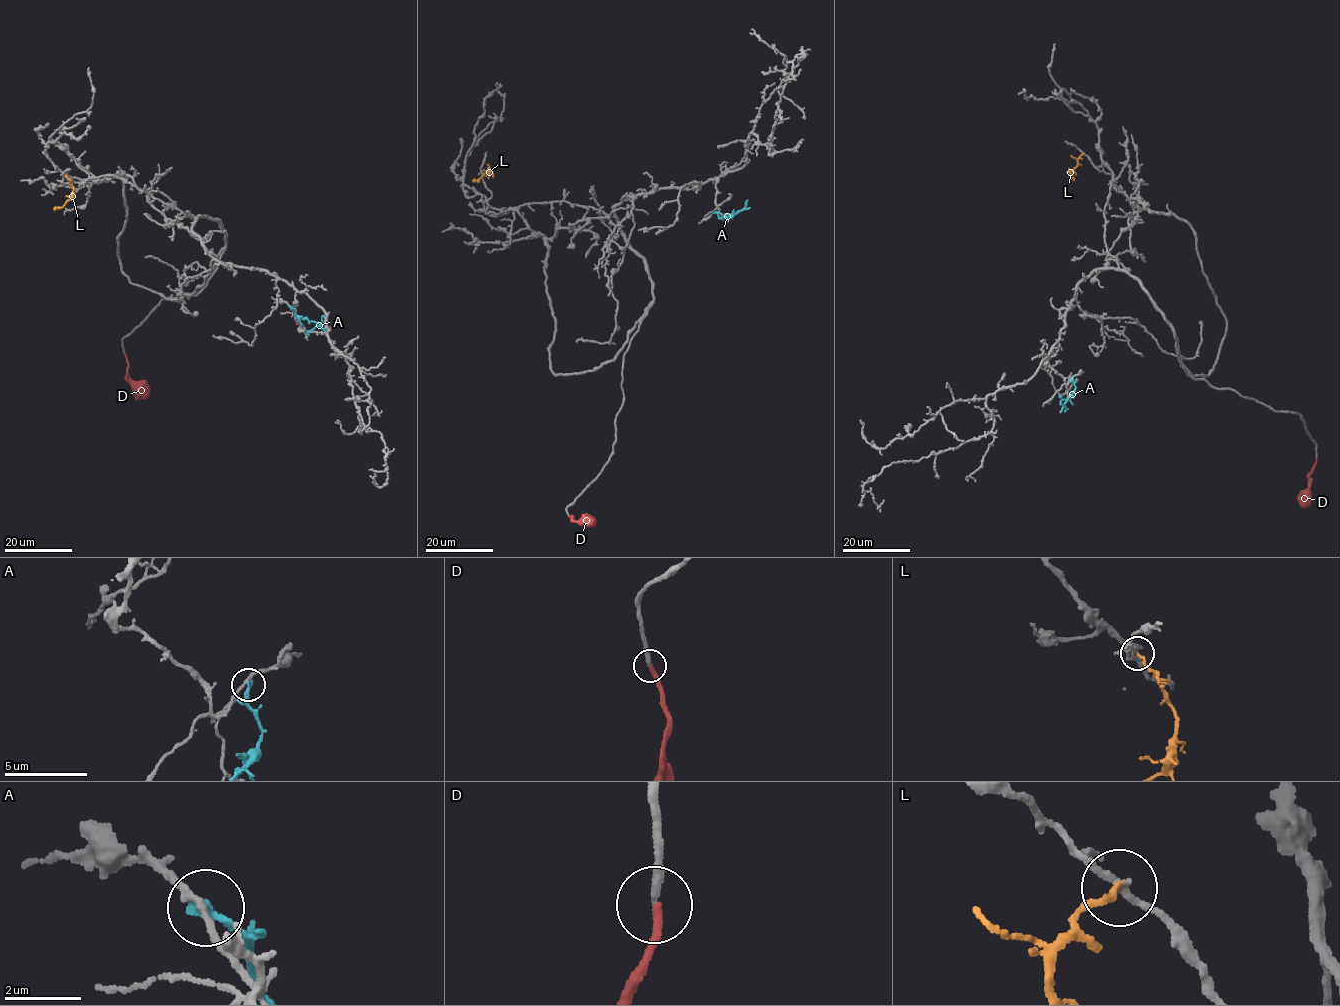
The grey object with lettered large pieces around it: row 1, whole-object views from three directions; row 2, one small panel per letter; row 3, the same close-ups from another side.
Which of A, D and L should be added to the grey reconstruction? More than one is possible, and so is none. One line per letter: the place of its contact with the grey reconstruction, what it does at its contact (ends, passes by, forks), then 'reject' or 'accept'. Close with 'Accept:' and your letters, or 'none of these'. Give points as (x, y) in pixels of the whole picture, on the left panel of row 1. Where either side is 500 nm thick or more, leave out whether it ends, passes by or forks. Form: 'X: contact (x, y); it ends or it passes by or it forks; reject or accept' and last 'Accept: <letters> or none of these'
A: contact (290, 306); it ends; reject
D: contact (124, 354); it ends; accept
L: contact (65, 175); it ends; reject
Accept: D

